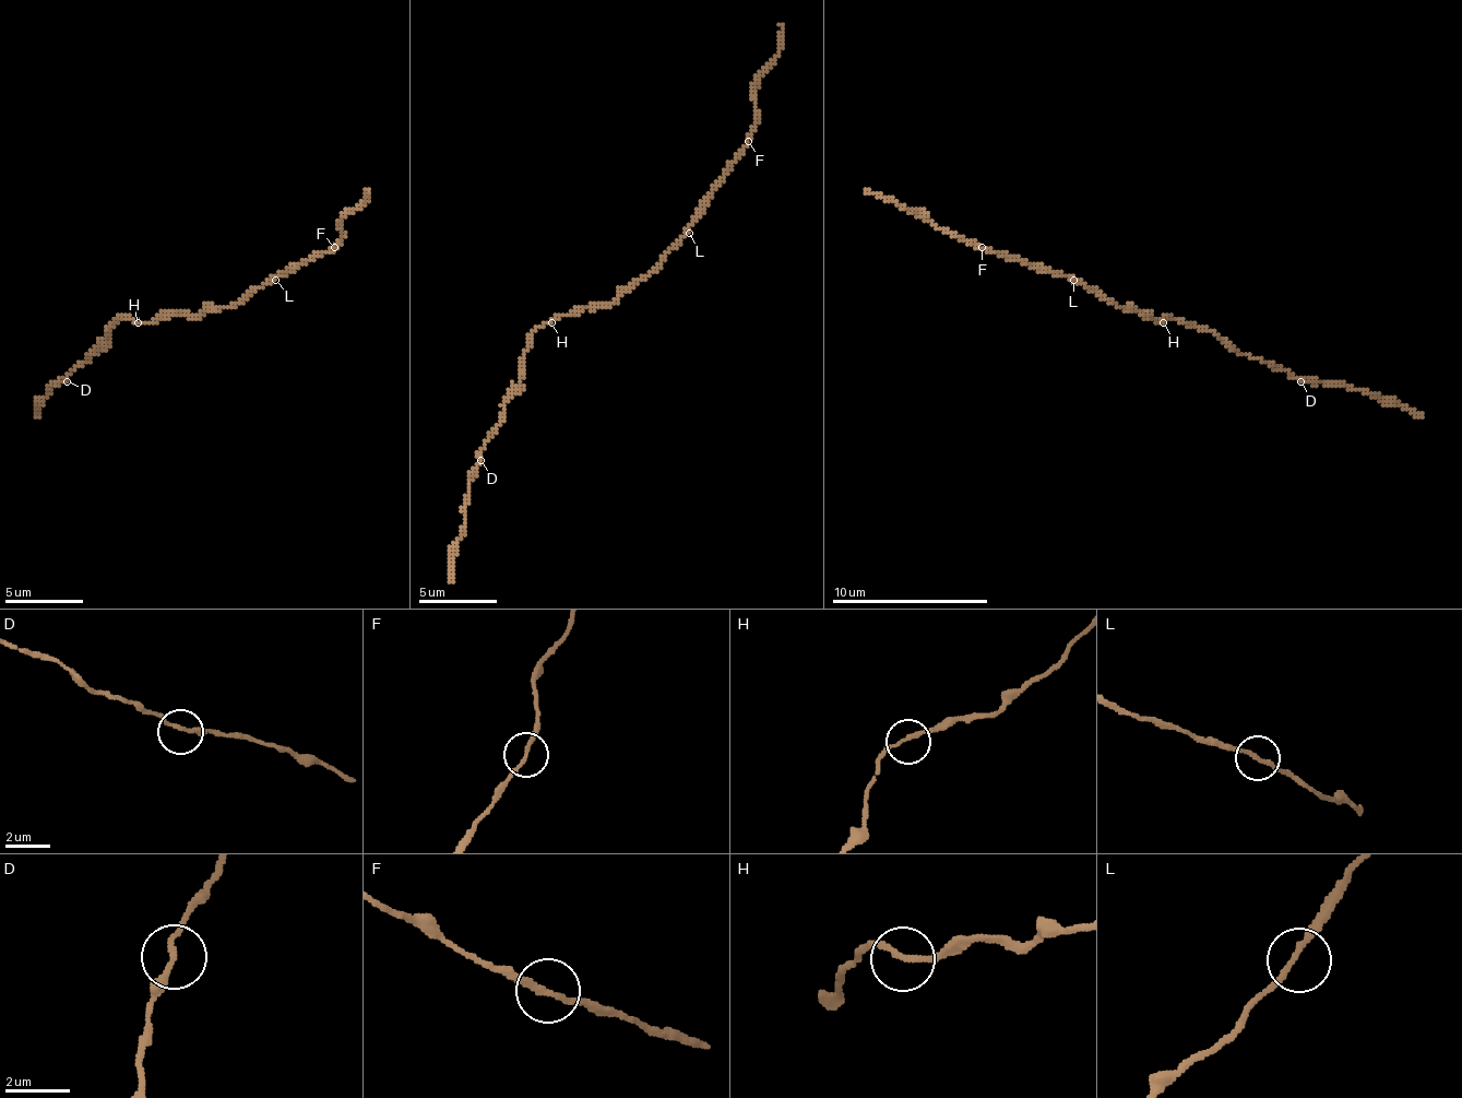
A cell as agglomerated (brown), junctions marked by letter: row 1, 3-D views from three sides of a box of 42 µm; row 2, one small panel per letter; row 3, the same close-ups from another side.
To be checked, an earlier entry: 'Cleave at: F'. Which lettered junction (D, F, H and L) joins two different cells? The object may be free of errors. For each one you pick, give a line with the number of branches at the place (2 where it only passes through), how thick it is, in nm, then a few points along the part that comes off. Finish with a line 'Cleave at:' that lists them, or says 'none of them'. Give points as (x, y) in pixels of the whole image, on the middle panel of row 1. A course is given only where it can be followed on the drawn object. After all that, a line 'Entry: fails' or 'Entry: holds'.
F: 2 branches meet; 160 nm thick; foreign part runs (747, 142), (756, 83), (779, 52), (779, 24)
Cleave at: F
Entry: holds

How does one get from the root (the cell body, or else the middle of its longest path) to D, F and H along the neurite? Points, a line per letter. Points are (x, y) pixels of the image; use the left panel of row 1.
D: (189, 315), (161, 315), (153, 322), (118, 319), (110, 327), (110, 334), (67, 374), (67, 381)
F: (189, 315), (204, 315), (232, 307), (286, 268), (295, 268), (302, 260), (315, 260), (333, 248)
H: (189, 315), (161, 315), (153, 322), (138, 322)

